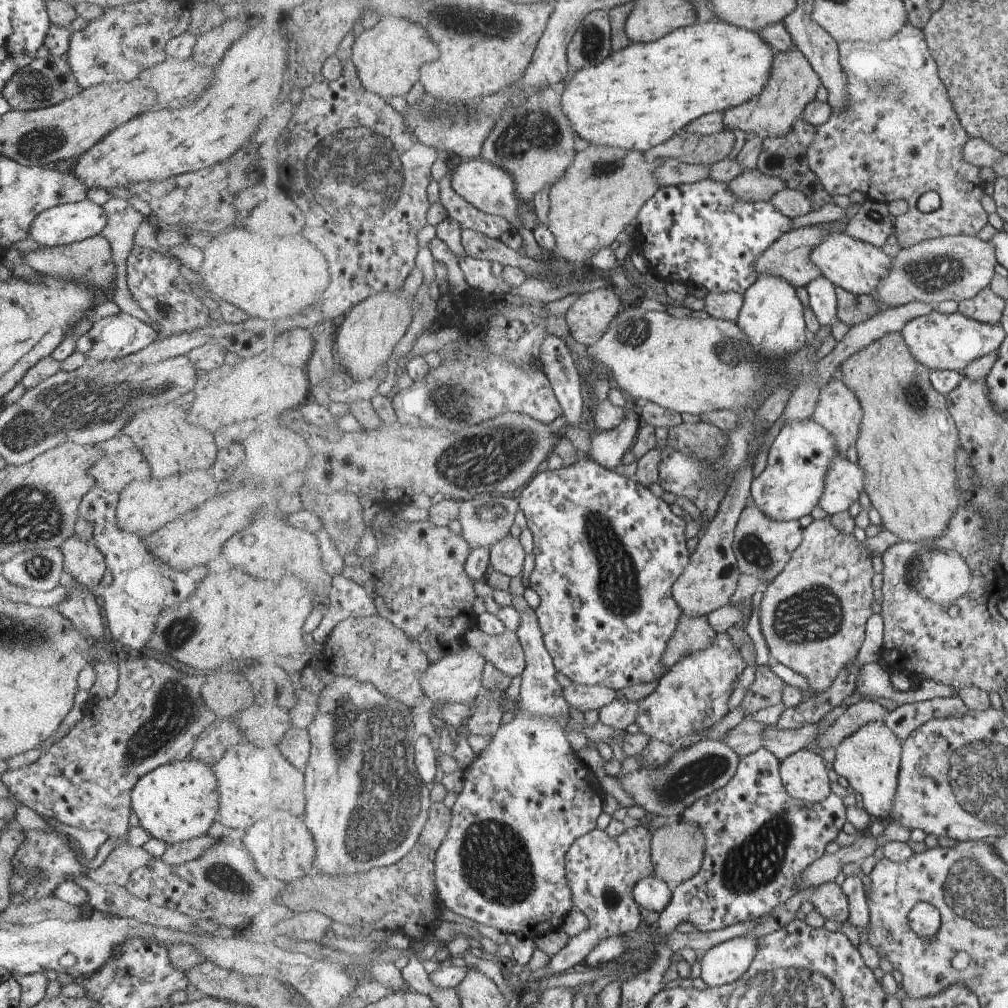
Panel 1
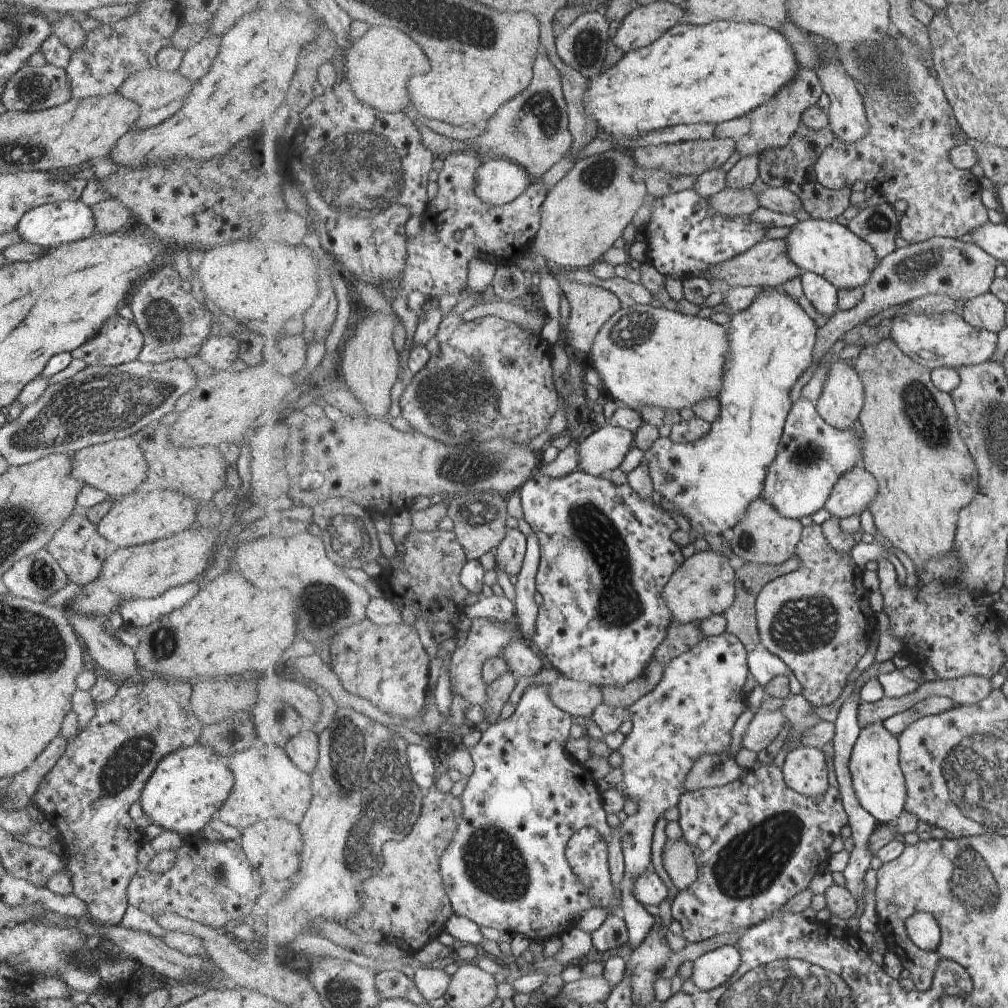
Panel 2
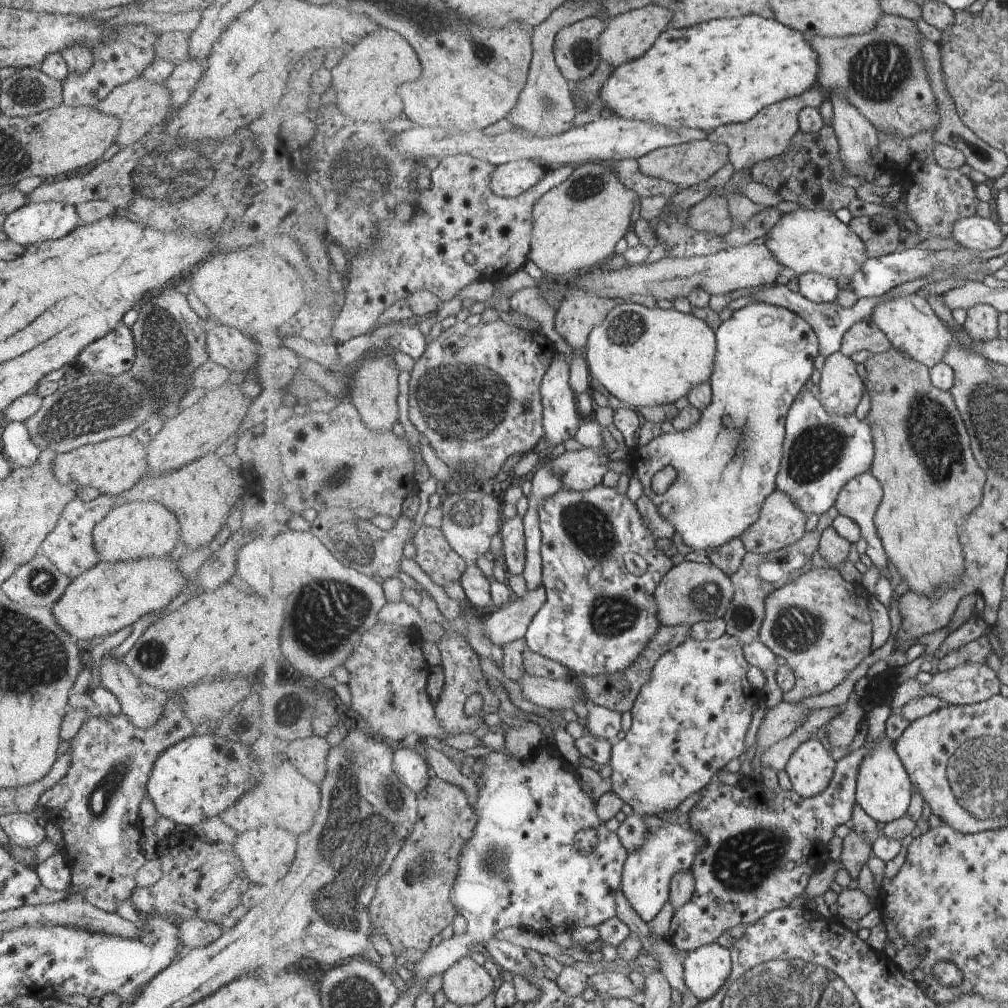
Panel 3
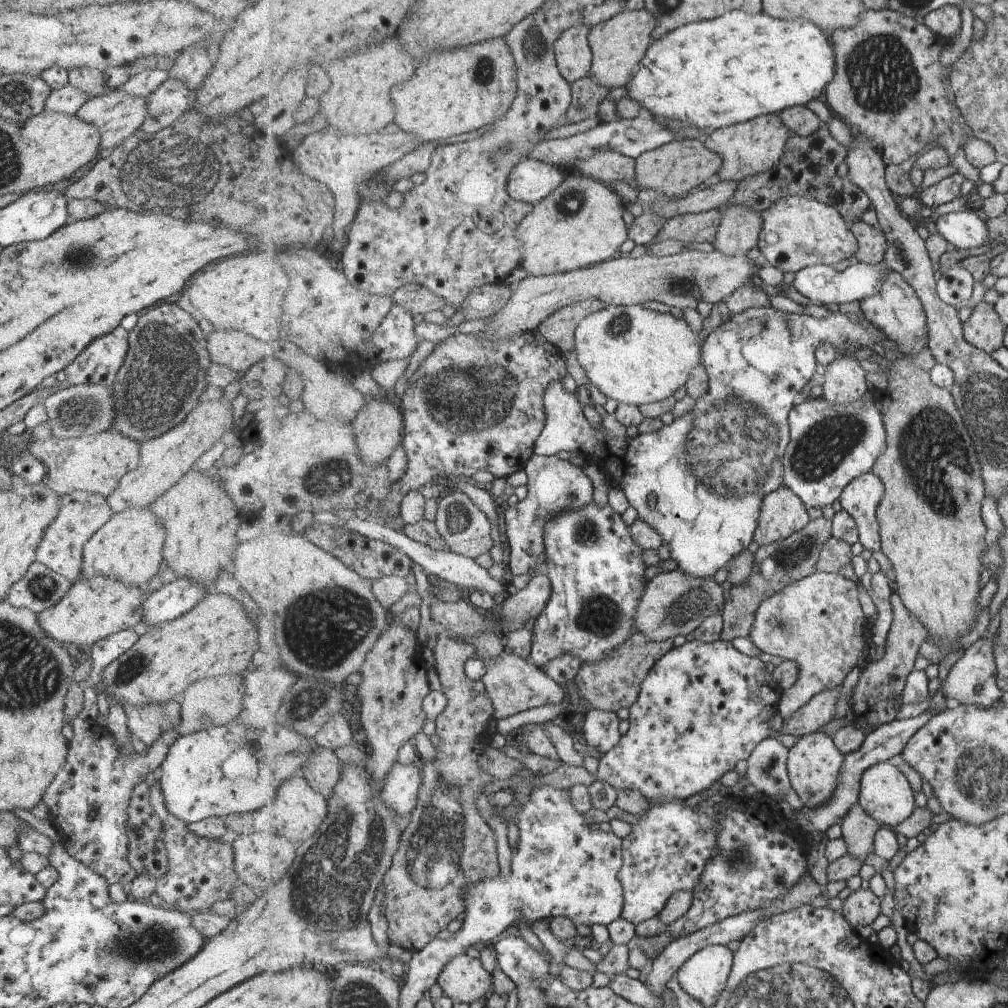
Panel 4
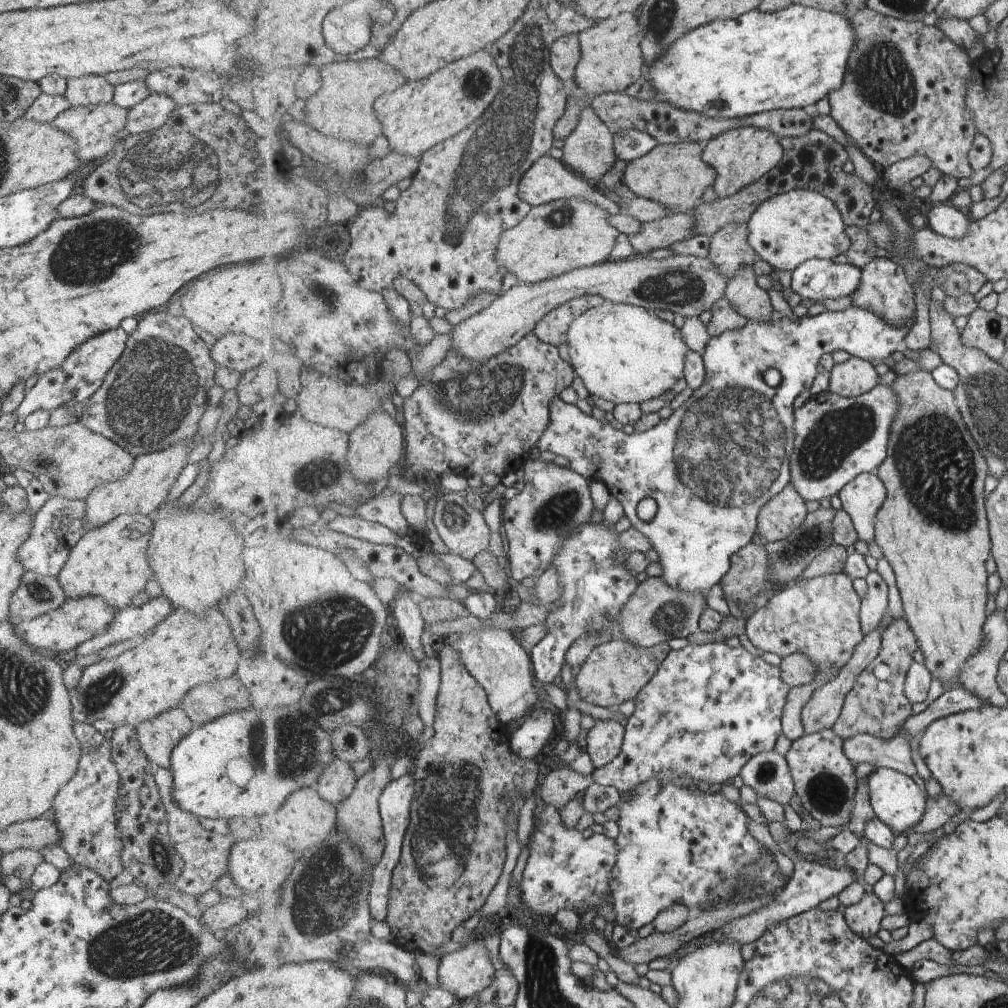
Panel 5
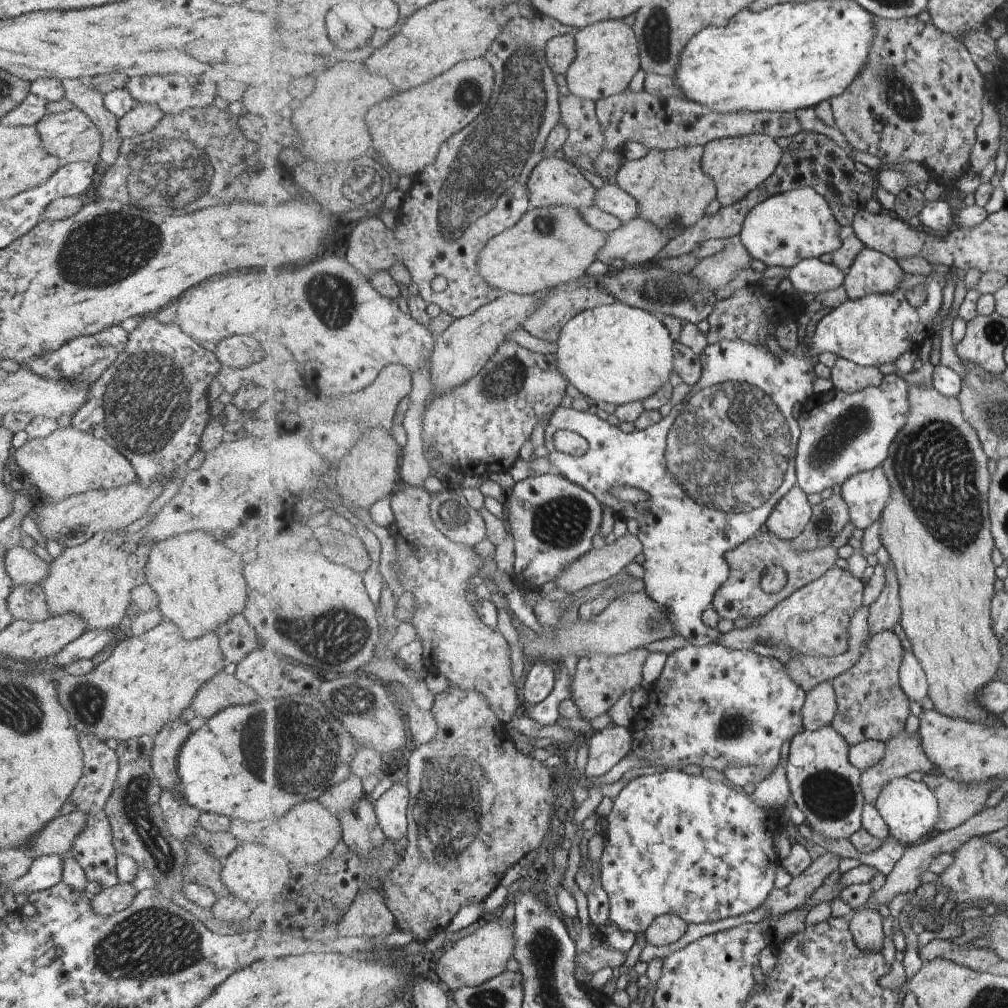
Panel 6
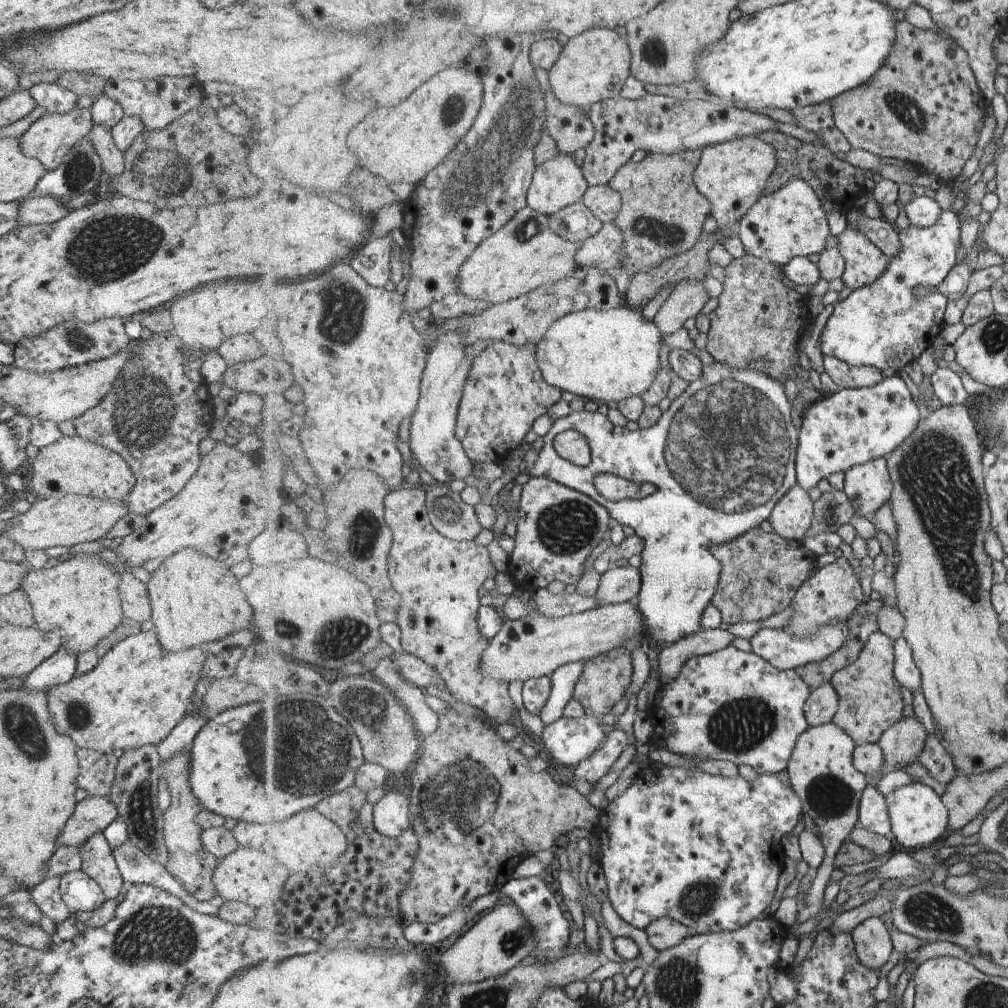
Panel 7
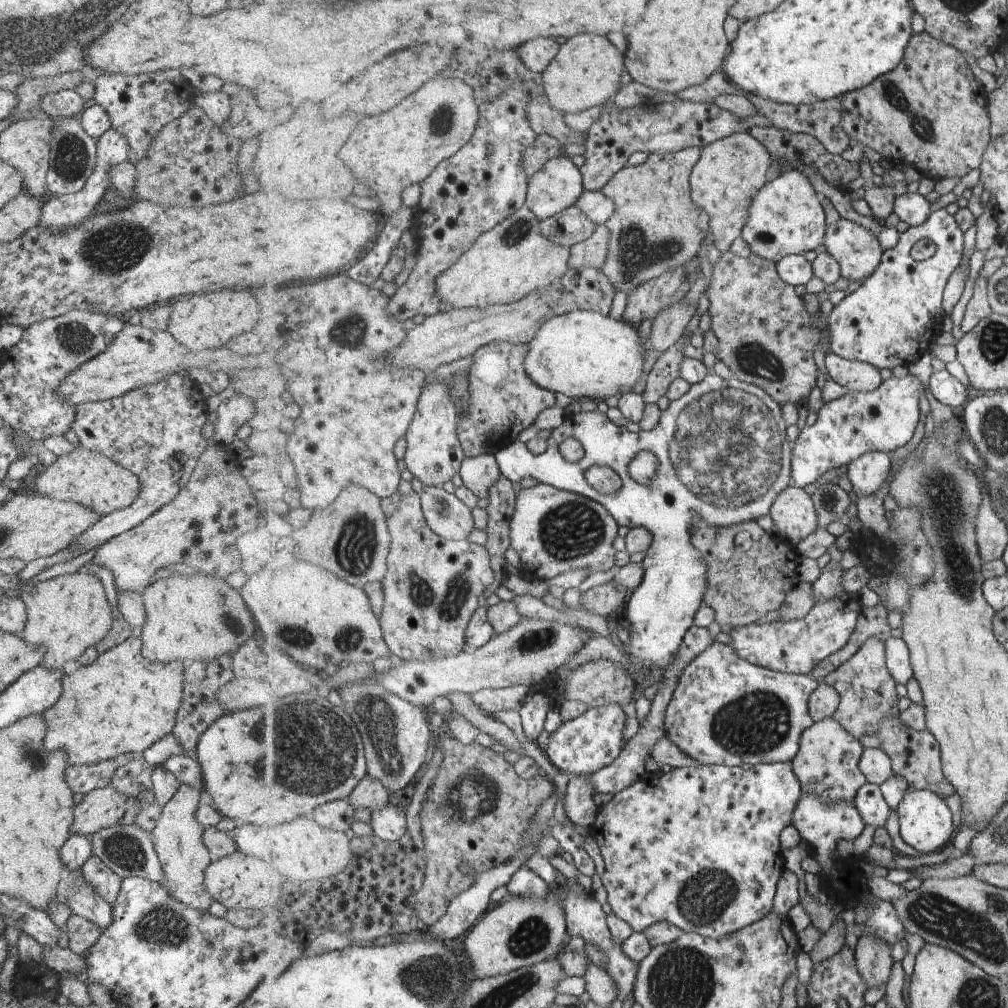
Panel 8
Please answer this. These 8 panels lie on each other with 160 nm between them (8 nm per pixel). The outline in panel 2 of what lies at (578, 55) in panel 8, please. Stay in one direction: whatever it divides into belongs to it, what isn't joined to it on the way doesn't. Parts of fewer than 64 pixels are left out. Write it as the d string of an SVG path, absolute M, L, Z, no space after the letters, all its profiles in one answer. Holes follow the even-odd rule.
M657 1L639 6L623 20L614 43L629 51L652 45L668 30L684 22L686 10L671 1Z

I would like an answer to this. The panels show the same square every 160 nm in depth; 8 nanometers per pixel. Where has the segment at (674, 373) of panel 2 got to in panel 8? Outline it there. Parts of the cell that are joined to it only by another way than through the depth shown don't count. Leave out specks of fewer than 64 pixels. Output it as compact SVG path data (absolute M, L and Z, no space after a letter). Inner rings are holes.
M577 309L577 312L565 313L561 316L549 319L535 339L529 344L530 349L526 360L528 375L544 389L559 392L573 400L593 400L595 402L605 401L611 396L620 398L631 393L635 384L643 378L643 366L648 343L643 343L637 325L633 325L620 318L611 316L593 309Z

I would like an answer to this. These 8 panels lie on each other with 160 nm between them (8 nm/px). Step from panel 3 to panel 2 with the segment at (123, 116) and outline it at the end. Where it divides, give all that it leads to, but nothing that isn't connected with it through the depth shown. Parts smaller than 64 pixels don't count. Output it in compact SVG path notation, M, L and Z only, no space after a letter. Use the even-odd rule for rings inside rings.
M155 66L129 75L120 84L117 93L134 100L139 105L139 116L135 124L135 128L139 129L155 126L165 118L169 118L171 114L175 114L181 108L181 104L187 100L189 88L191 88L191 82L183 78L179 71L161 70Z

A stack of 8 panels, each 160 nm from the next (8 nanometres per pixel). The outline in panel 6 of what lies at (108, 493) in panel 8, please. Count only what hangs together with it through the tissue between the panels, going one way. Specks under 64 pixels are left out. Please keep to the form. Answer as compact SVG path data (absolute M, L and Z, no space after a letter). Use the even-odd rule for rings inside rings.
M69 425L53 429L46 437L29 439L12 453L15 464L22 474L42 492L46 501L63 500L71 495L97 489L110 489L126 485L136 479L129 461L123 458L103 439L94 437L87 431L77 430Z

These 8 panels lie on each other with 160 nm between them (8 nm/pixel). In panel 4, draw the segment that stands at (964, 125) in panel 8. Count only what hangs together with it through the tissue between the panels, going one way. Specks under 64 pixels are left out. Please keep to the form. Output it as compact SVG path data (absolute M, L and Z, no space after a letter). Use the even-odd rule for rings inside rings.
M868 9L856 27L833 31L830 40L836 52L836 75L828 84L824 99L834 114L845 119L853 131L867 135L874 142L882 152L887 166L909 163L911 156L921 152L927 144L938 142L938 146L947 149L957 172L972 180L975 185L981 183L980 168L966 157L965 148L975 140L972 128L966 123L957 104L955 107L947 100L951 68L945 70L939 58L941 46L937 42L936 33L924 22L921 24L914 17L905 16L893 9Z

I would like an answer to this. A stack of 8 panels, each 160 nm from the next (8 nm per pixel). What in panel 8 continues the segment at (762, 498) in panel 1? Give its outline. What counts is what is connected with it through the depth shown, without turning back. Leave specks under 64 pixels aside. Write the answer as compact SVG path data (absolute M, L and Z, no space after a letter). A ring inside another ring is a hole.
M914 375L900 379L891 376L874 391L849 391L842 397L825 403L817 412L812 425L801 425L801 431L794 442L792 458L792 480L798 487L816 484L817 480L835 468L848 466L864 454L893 450L905 446L919 424L919 400L923 384Z

